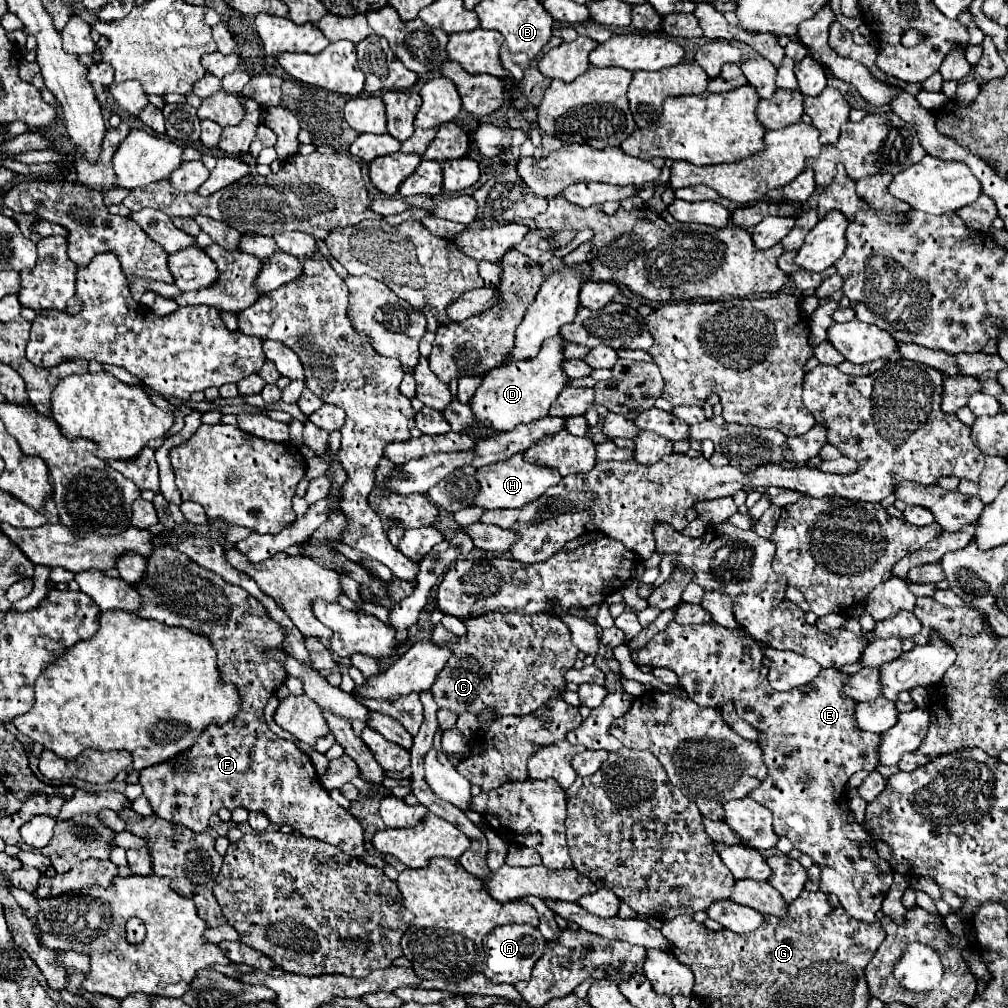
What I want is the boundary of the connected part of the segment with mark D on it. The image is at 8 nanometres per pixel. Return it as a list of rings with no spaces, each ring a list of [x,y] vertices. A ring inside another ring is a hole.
[[[557,335],[543,349],[539,351],[539,357],[535,361],[521,361],[515,365],[501,365],[495,367],[489,375],[485,375],[483,383],[477,387],[473,399],[469,401],[475,425],[483,427],[489,425],[493,431],[511,431],[511,427],[519,423],[531,423],[535,419],[547,417],[551,403],[557,399],[561,389],[565,389],[567,377],[561,369],[563,353],[561,353],[563,337]]]

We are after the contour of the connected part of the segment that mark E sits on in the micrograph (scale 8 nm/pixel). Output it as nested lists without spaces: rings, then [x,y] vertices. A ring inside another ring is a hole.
[[[671,621],[665,631],[659,631],[649,643],[641,649],[631,649],[631,659],[635,665],[667,667],[677,673],[679,683],[685,687],[687,695],[699,707],[721,709],[725,701],[735,705],[735,711],[741,719],[753,725],[759,731],[757,743],[763,749],[763,761],[767,765],[767,779],[751,791],[751,799],[767,807],[773,813],[773,829],[777,835],[785,835],[795,849],[809,855],[815,865],[821,869],[823,893],[835,893],[847,913],[859,921],[877,921],[875,913],[881,909],[885,893],[893,883],[893,873],[871,853],[863,849],[863,827],[855,821],[853,811],[847,803],[847,781],[853,773],[875,769],[875,745],[879,745],[879,735],[855,729],[855,703],[847,701],[839,689],[849,675],[839,673],[837,669],[821,669],[821,673],[807,685],[791,689],[785,693],[775,693],[759,669],[763,667],[761,647],[745,637],[733,635],[721,625],[679,625]]]

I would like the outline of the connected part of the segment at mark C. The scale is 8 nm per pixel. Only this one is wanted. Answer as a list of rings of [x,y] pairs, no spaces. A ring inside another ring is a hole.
[[[487,613],[475,621],[465,621],[467,635],[459,639],[459,643],[451,645],[451,661],[447,669],[439,673],[435,685],[431,687],[433,697],[439,707],[451,709],[455,713],[481,713],[487,707],[493,709],[493,717],[503,715],[527,715],[547,703],[553,695],[565,691],[563,673],[573,667],[579,649],[571,643],[571,631],[559,617],[551,617],[547,613],[539,615],[519,615],[519,613]]]

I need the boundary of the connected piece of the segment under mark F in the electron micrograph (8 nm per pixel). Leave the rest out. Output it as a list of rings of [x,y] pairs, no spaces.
[[[169,545],[157,547],[147,555],[145,575],[137,583],[133,583],[133,587],[143,597],[143,605],[137,611],[137,617],[155,619],[165,625],[183,625],[187,631],[207,637],[217,651],[217,669],[221,673],[219,681],[233,683],[241,697],[241,711],[231,721],[227,721],[225,725],[207,725],[207,729],[199,735],[197,743],[191,749],[181,751],[169,761],[151,765],[139,773],[143,795],[147,797],[153,813],[165,821],[181,823],[191,831],[205,831],[209,827],[209,817],[217,813],[221,807],[227,807],[229,811],[233,811],[235,807],[243,807],[247,811],[263,813],[275,825],[291,825],[305,837],[313,837],[329,845],[335,845],[343,853],[357,857],[369,865],[377,865],[377,867],[387,865],[383,859],[373,857],[365,851],[363,829],[359,821],[347,809],[337,805],[329,797],[329,793],[319,785],[319,777],[311,759],[303,751],[299,751],[293,741],[277,737],[265,723],[263,707],[267,699],[277,691],[277,687],[283,685],[287,679],[283,661],[271,659],[267,651],[283,647],[285,627],[275,623],[269,617],[267,609],[245,589],[225,583],[219,575],[197,565],[185,553]]]

